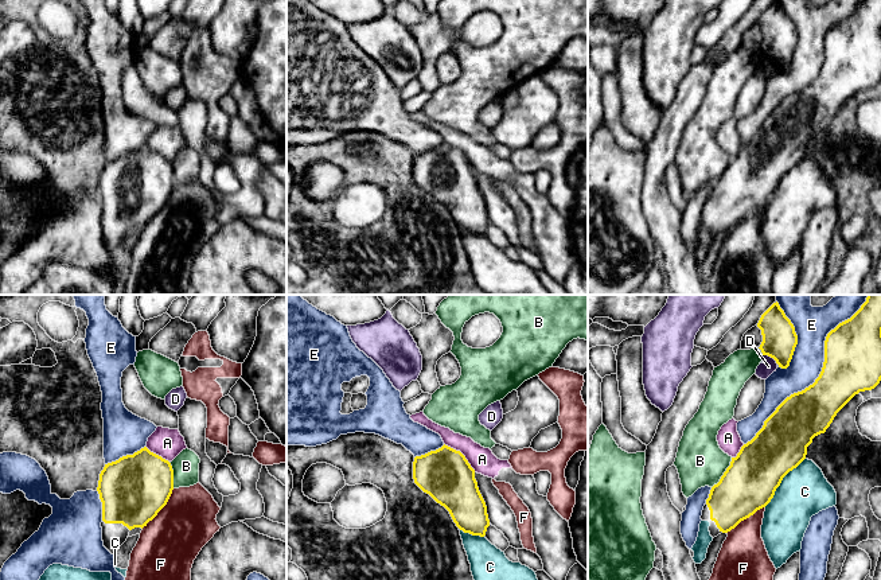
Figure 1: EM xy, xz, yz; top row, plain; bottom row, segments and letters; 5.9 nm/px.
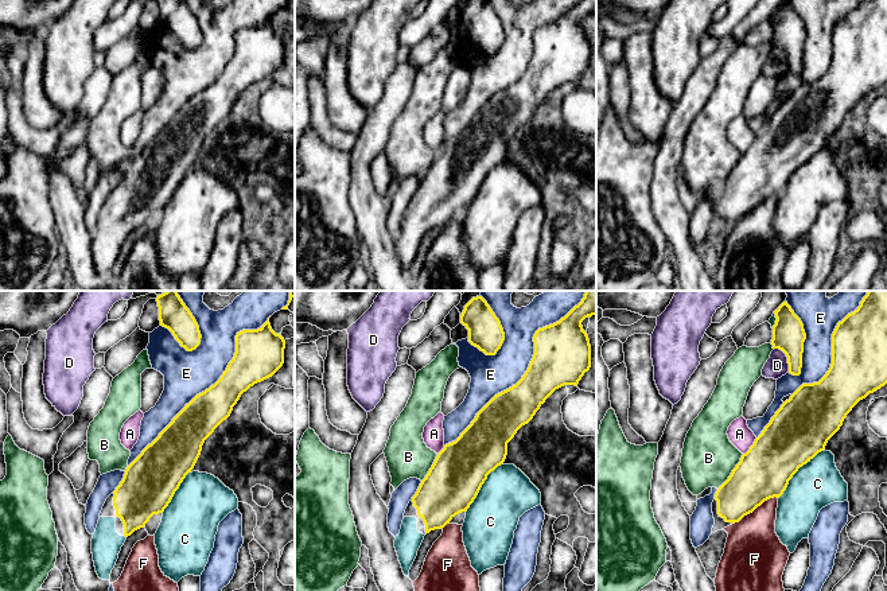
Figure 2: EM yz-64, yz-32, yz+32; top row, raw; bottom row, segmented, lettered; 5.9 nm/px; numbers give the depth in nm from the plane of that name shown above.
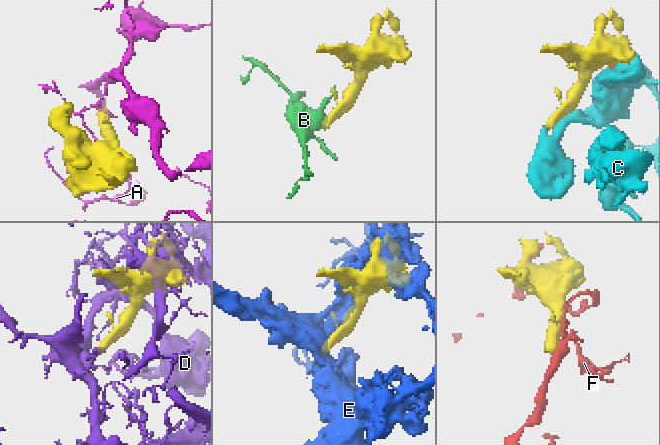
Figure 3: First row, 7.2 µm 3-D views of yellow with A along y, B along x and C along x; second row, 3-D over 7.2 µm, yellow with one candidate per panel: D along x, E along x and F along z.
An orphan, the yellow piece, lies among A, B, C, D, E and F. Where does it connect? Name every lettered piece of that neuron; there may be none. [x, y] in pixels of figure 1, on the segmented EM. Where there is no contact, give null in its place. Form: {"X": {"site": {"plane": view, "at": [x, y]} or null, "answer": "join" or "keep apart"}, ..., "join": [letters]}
{"A": {"site": {"plane": "xz", "at": [462, 454]}, "answer": "keep apart"}, "B": {"site": {"plane": "yz", "at": [724, 473]}, "answer": "keep apart"}, "C": {"site": {"plane": "yz", "at": [780, 482]}, "answer": "join"}, "D": {"site": {"plane": "yz", "at": [771, 357]}, "answer": "keep apart"}, "E": {"site": {"plane": "yz", "at": [821, 373]}, "answer": "keep apart"}, "F": {"site": {"plane": "xy", "at": [162, 508]}, "answer": "keep apart"}, "join": ["C"]}

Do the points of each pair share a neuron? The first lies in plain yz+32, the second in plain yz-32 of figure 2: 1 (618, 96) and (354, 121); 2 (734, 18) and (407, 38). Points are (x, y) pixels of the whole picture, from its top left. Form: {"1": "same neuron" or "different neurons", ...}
{"1": "different neurons", "2": "same neuron"}

